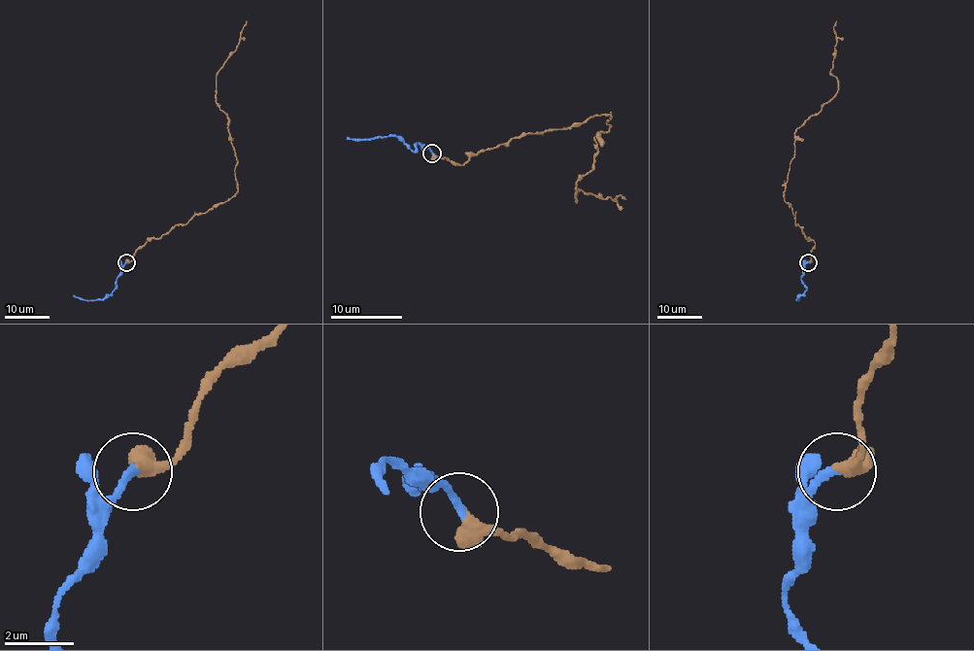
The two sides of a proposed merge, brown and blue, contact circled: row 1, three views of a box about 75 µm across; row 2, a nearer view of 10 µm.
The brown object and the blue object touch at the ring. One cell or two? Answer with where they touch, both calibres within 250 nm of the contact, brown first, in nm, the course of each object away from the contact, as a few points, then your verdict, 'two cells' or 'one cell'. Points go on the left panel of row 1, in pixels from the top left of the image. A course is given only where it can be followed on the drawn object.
(126, 262) | 500/240 nm | brown via (126, 261), (151, 238), (205, 214), (237, 191), (236, 154), (229, 119), (216, 103), (216, 80), (247, 21) | blue via (126, 261), (117, 279), (114, 291), (104, 298), (83, 300), (73, 295) | two cells

